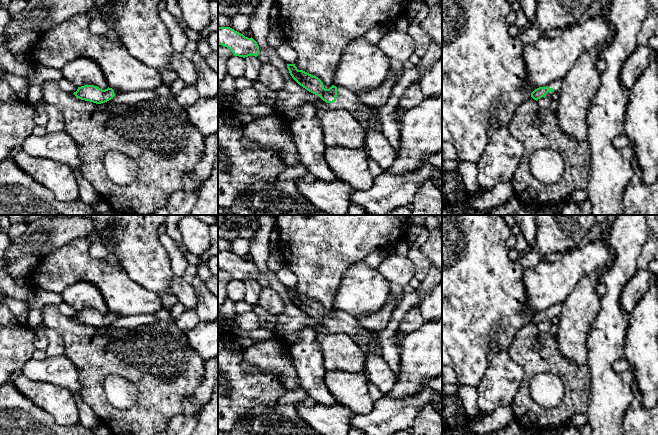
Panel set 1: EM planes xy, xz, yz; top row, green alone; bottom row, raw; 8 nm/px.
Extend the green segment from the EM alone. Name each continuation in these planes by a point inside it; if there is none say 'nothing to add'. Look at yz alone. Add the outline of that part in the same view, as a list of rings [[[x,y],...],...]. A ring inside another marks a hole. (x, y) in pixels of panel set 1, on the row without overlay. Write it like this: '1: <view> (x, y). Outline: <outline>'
1: yz (556, 308). Outline: [[[556,303],[556,304],[552,305],[550,308],[548,308],[547,311],[550,311],[550,312],[553,312],[554,313],[553,316],[548,316],[546,318],[546,321],[551,321],[554,317],[559,316],[559,313],[561,311],[561,304]]]

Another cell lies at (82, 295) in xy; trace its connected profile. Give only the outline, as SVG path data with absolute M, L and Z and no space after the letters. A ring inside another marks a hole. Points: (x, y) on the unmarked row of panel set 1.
M80 281L65 288L61 293L63 301L76 311L94 309L102 314L108 312L102 294L92 283Z

